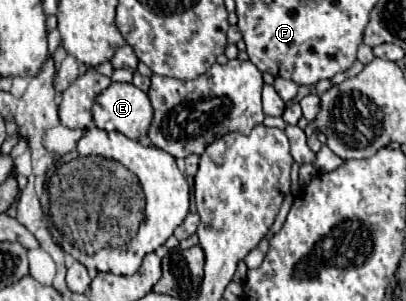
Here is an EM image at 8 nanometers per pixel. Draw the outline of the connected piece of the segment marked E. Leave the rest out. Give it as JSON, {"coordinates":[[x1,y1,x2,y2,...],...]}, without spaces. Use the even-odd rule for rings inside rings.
{"coordinates":[[111,83,93,105,93,121,99,129,119,131,129,139,149,133,153,107,147,93,131,83]]}

